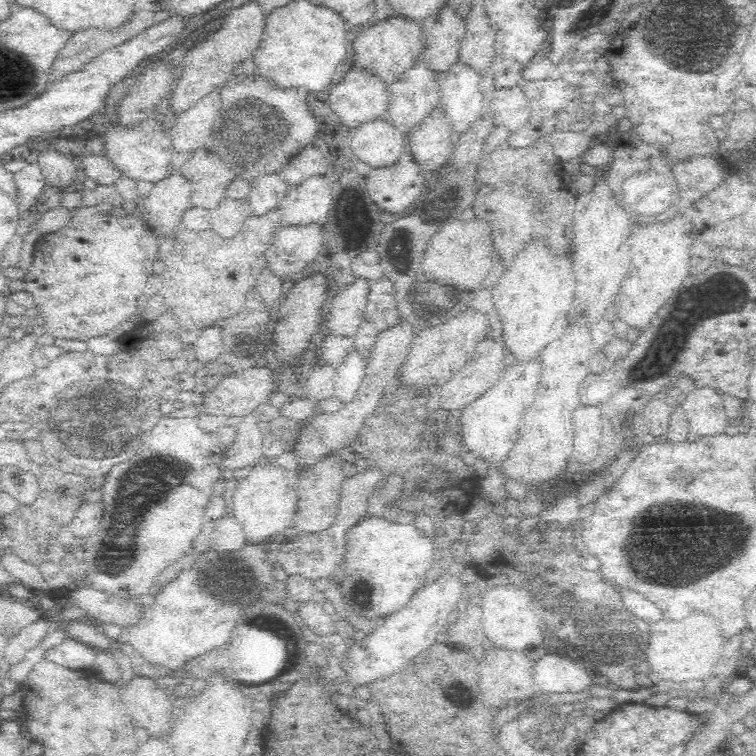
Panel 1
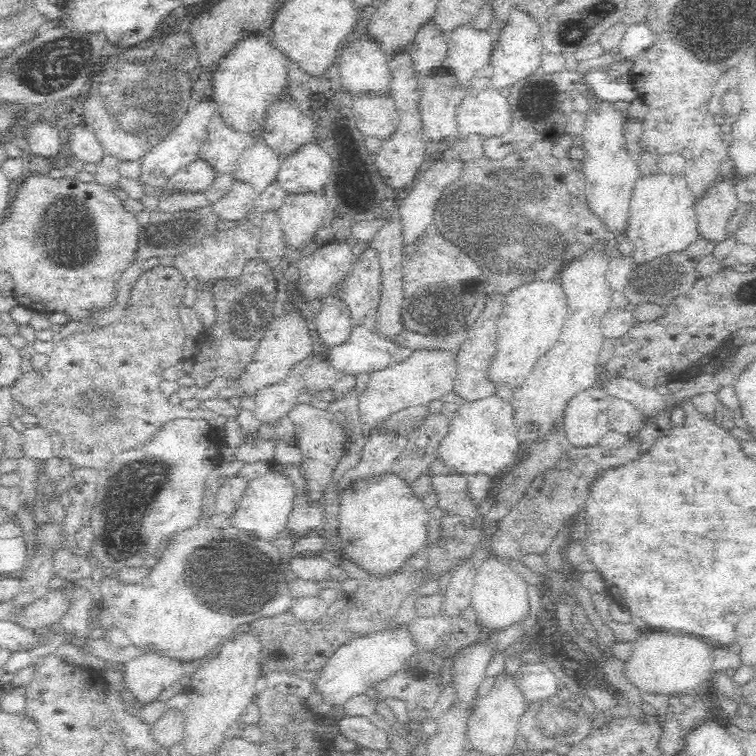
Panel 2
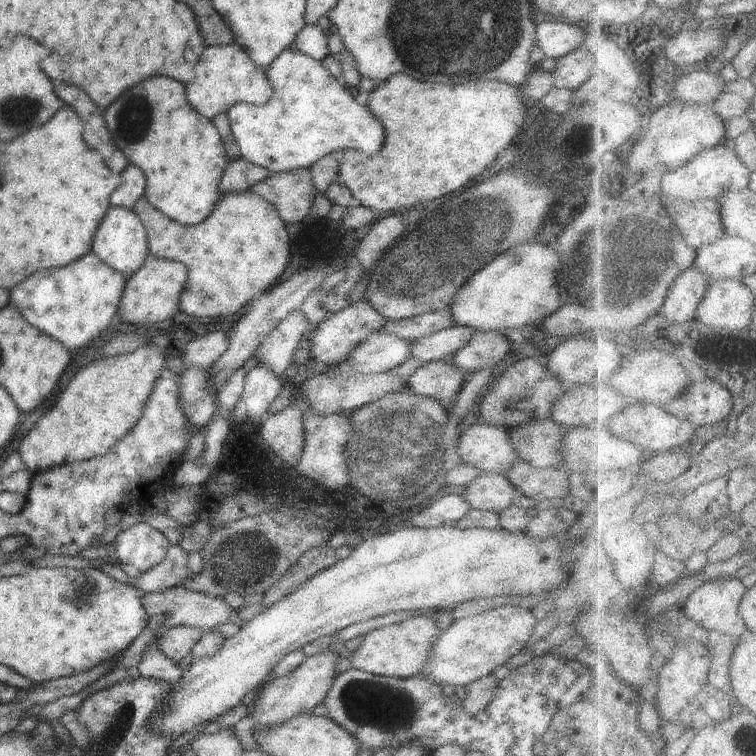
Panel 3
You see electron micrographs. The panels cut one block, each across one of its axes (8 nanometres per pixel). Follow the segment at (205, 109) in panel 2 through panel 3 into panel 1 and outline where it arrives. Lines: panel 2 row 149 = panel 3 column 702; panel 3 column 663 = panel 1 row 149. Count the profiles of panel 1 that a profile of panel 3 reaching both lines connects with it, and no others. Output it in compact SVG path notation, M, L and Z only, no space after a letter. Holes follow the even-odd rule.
M218 92L205 94L186 114L182 114L172 130L172 142L176 148L194 150L202 144L216 120L216 112L222 108L222 98Z

